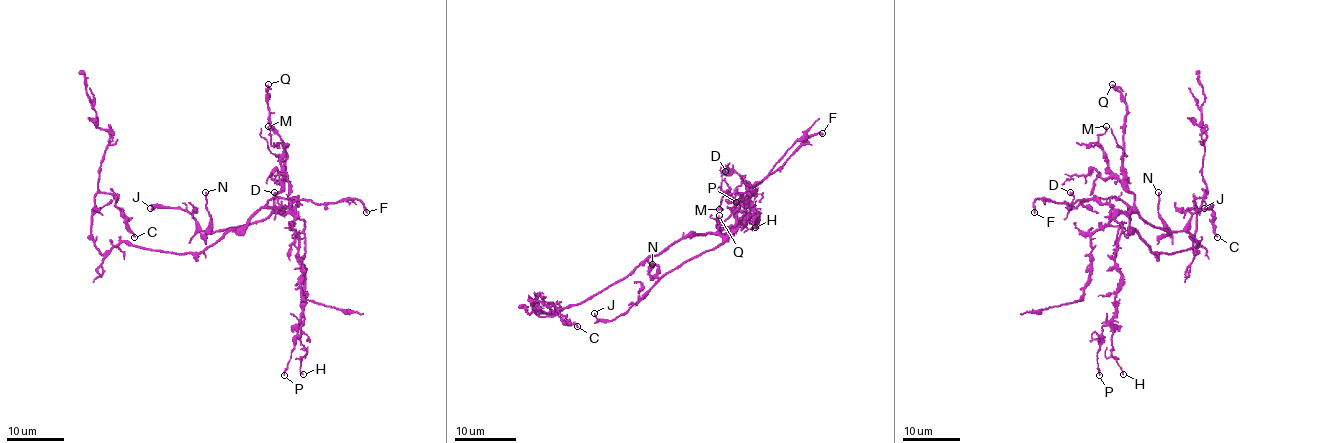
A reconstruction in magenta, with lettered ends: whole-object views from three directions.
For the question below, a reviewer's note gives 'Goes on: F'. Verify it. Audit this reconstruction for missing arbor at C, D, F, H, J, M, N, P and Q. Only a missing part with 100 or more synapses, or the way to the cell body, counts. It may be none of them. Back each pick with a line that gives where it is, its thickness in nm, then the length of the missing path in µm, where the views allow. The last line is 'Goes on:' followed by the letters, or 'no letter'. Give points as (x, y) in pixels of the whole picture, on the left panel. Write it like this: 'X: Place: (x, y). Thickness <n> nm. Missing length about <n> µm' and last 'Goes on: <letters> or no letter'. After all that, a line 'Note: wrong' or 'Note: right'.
F: Place: (366, 212). Thickness 280 nm. Missing length about 25 µm
Goes on: F
Note: right

